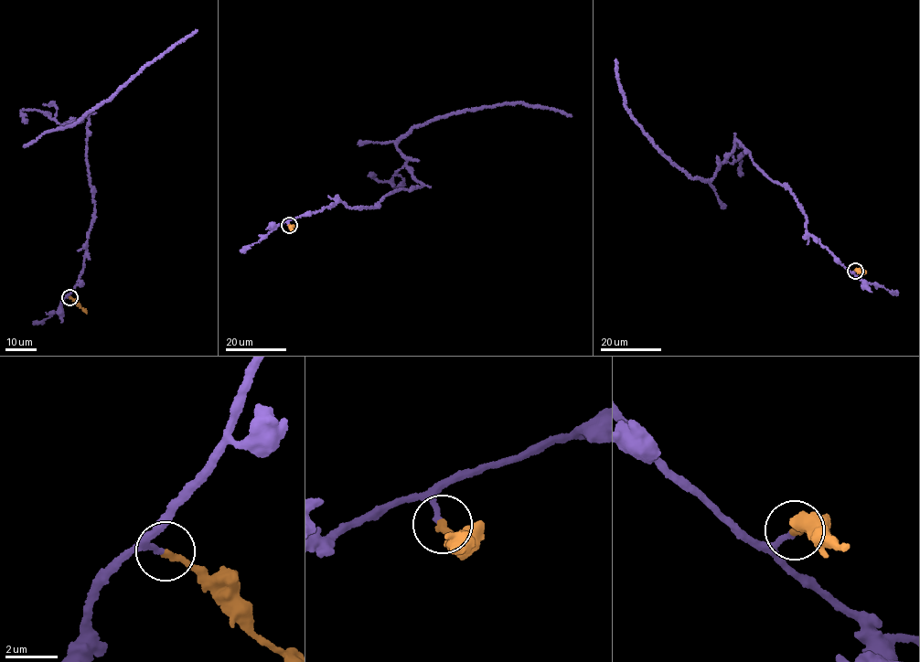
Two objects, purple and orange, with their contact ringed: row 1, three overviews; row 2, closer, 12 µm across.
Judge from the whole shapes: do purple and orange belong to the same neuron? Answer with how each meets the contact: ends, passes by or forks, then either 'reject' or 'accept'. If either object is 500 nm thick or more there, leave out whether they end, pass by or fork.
purple ends there; orange ends there; accept

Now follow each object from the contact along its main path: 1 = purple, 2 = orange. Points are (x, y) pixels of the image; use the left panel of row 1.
1: (69, 297), (81, 273), (94, 211), (86, 157), (89, 119), (58, 128), (111, 100), (197, 30)
2: (69, 297), (87, 313)

